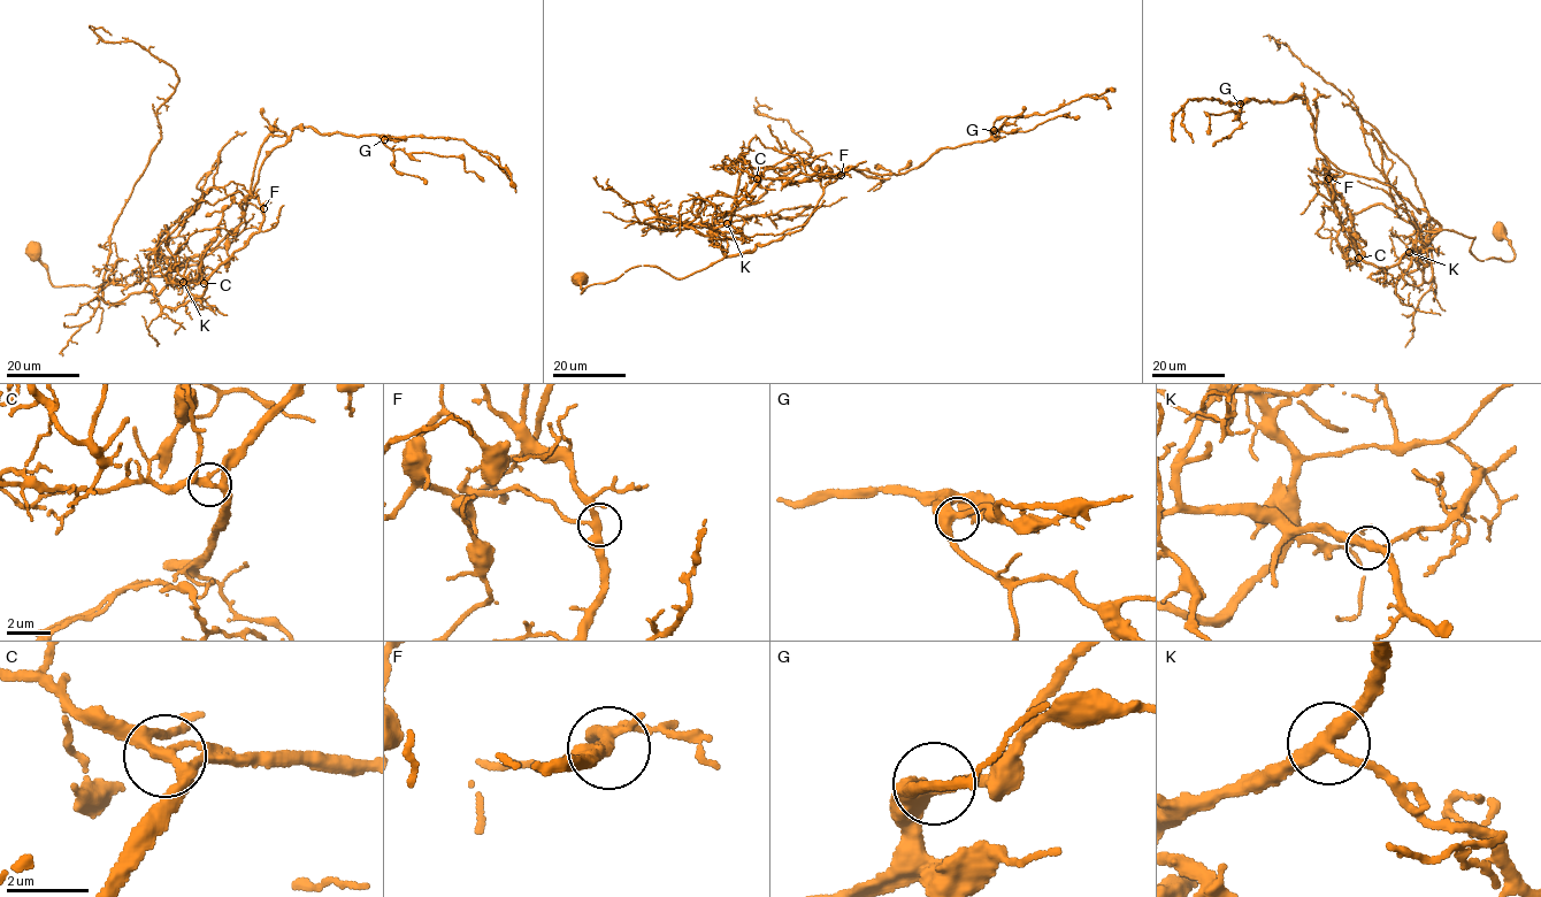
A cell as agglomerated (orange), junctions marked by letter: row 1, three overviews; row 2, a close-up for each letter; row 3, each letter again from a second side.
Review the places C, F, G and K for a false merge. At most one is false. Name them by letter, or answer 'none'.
C

